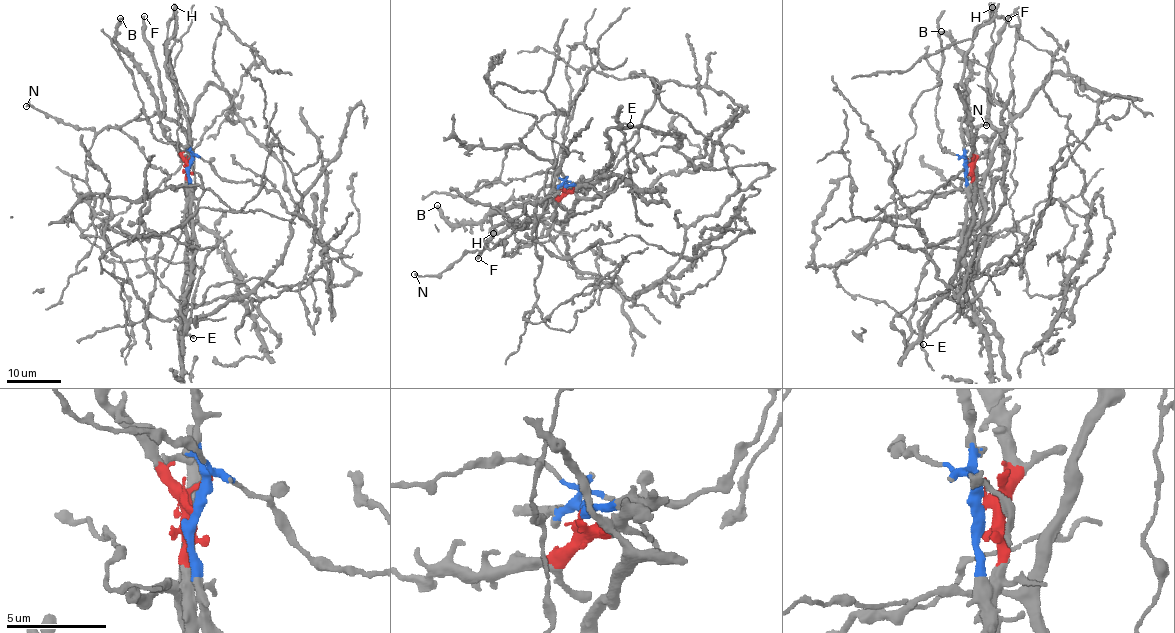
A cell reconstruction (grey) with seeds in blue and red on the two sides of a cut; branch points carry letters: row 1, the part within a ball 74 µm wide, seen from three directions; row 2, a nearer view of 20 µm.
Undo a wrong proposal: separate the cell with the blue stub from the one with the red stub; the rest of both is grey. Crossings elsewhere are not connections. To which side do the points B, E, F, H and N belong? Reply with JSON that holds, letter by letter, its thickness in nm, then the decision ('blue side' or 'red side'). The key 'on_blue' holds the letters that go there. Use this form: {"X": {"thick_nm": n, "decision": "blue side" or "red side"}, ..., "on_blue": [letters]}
{"B": {"thick_nm": 400, "decision": "red side"}, "E": {"thick_nm": 240, "decision": "blue side"}, "F": {"thick_nm": 320, "decision": "red side"}, "H": {"thick_nm": 360, "decision": "blue side"}, "N": {"thick_nm": 300, "decision": "red side"}, "on_blue": ["E", "H"]}

